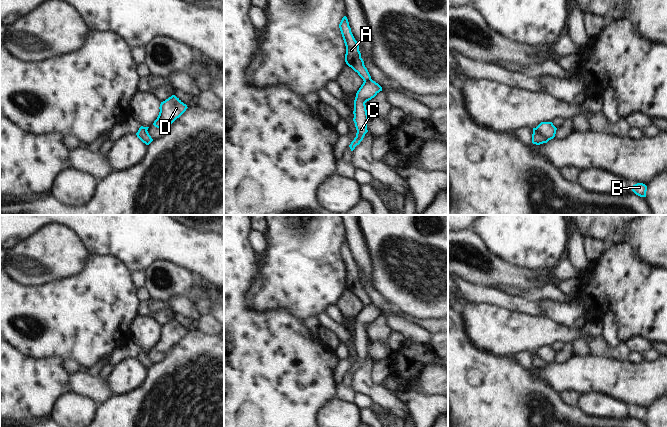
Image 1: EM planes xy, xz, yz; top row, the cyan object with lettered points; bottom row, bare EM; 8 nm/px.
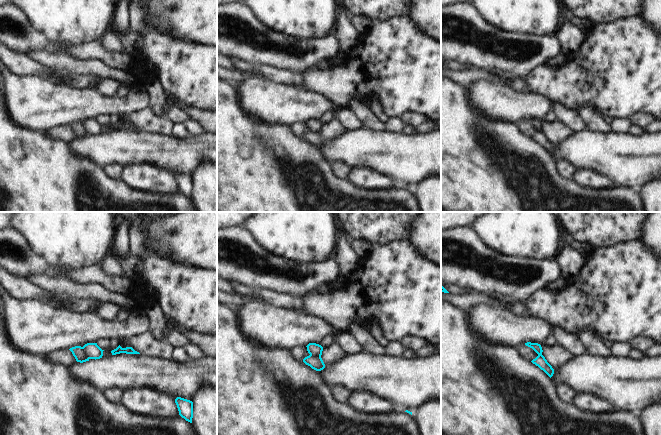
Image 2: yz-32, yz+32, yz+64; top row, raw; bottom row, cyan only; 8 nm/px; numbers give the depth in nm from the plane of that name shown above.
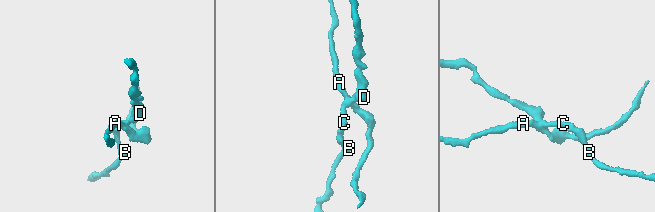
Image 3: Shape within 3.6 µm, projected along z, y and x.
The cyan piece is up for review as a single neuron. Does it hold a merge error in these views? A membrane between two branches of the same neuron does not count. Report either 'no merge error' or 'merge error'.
merge error

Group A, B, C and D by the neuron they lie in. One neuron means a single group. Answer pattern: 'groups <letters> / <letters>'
groups A / B C D

